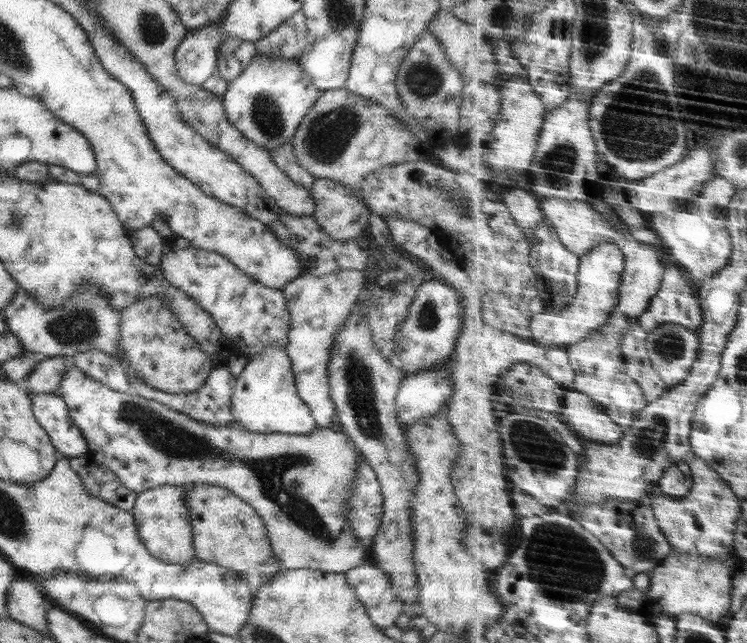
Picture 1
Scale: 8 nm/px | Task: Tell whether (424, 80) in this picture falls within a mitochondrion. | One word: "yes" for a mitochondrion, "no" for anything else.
yes

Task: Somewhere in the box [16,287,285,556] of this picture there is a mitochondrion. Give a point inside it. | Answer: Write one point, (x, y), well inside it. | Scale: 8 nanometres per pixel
(81, 326)

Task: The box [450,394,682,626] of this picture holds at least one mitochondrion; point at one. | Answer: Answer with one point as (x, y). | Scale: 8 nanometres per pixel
(557, 549)

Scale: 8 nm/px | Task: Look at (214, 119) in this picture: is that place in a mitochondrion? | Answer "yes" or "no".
no

